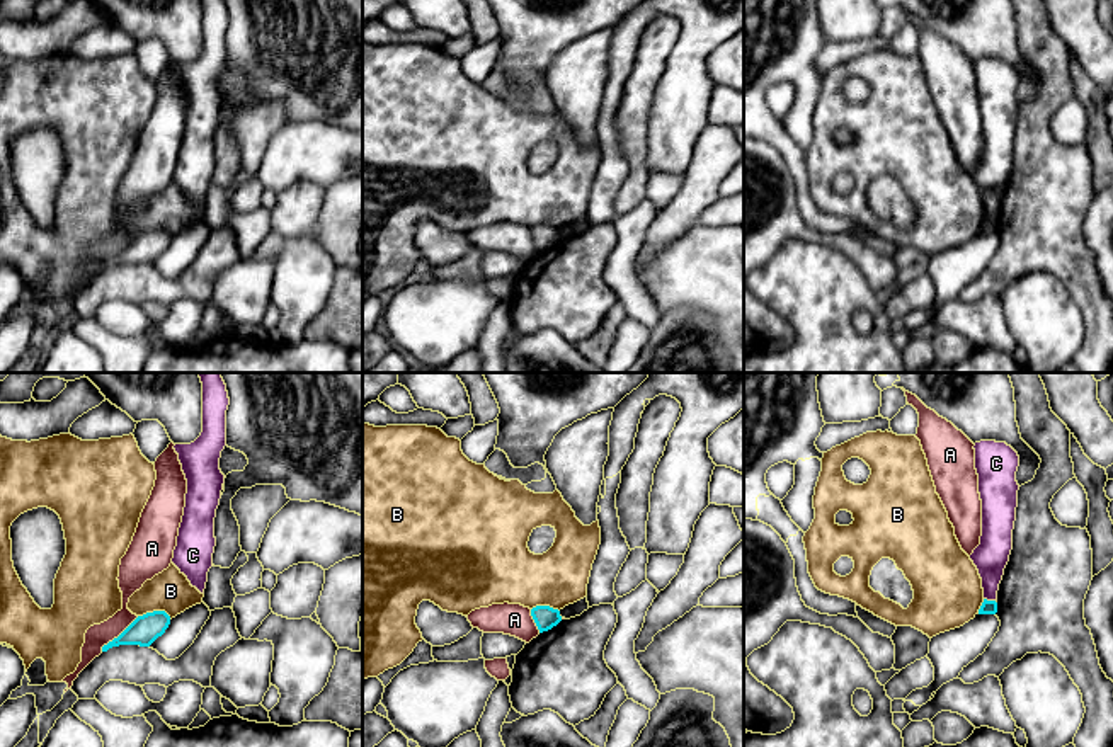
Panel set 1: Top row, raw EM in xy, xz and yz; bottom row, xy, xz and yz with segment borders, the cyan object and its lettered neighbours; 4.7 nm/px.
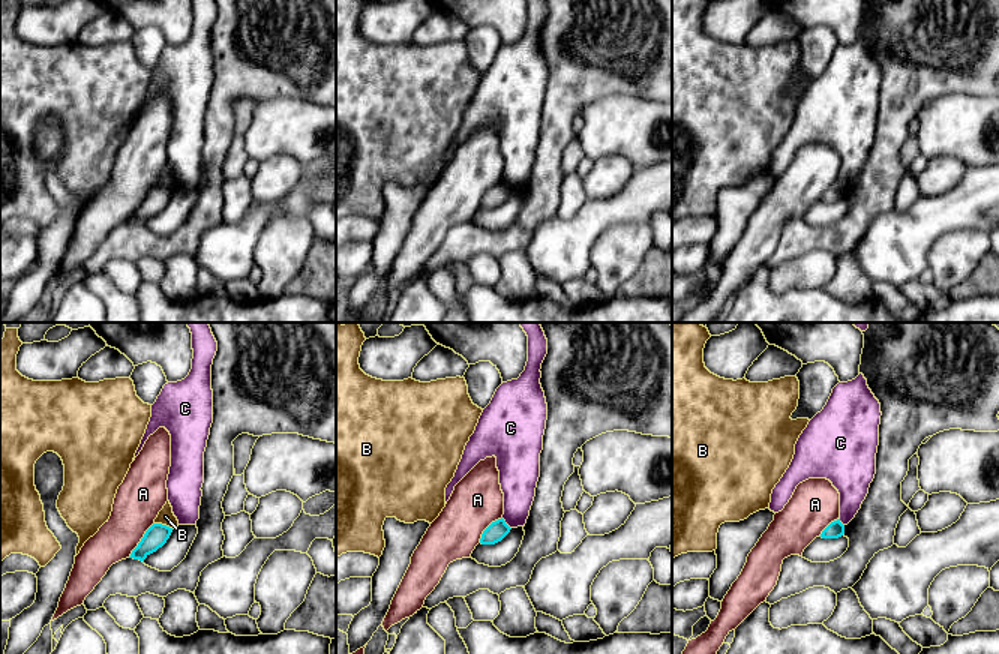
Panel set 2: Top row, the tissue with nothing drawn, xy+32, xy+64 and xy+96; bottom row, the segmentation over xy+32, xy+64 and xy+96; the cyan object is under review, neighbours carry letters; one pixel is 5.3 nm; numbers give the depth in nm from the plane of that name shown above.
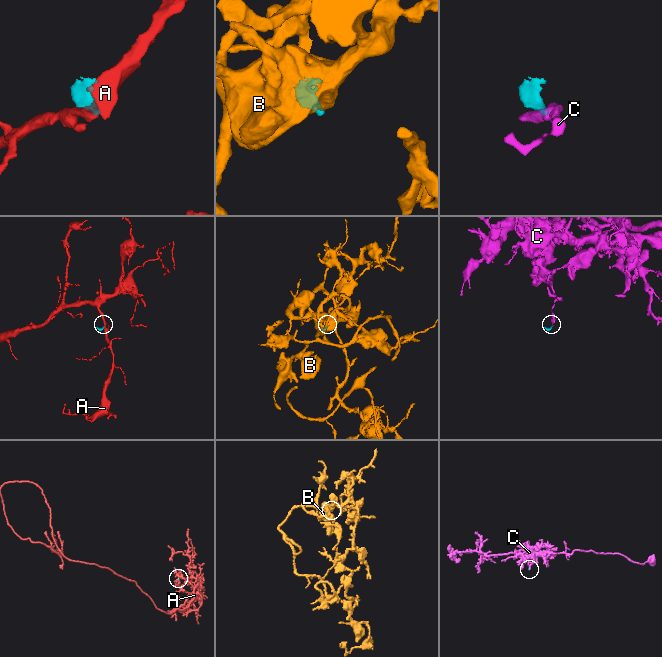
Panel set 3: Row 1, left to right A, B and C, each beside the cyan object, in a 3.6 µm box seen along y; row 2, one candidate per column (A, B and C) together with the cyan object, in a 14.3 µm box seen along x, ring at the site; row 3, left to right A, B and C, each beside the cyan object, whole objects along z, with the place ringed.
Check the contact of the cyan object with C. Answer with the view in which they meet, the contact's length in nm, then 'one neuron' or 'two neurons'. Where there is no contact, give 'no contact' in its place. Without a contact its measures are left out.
yz | 60 nm | two neurons

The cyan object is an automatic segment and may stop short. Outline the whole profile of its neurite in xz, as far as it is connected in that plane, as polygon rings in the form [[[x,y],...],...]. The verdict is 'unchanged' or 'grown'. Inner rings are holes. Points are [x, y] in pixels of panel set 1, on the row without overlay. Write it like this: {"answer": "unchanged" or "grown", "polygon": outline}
{"answer": "unchanged", "polygon": [[[536,225],[531,228],[531,235],[539,252],[551,248],[562,240],[560,230],[550,225]]]}

